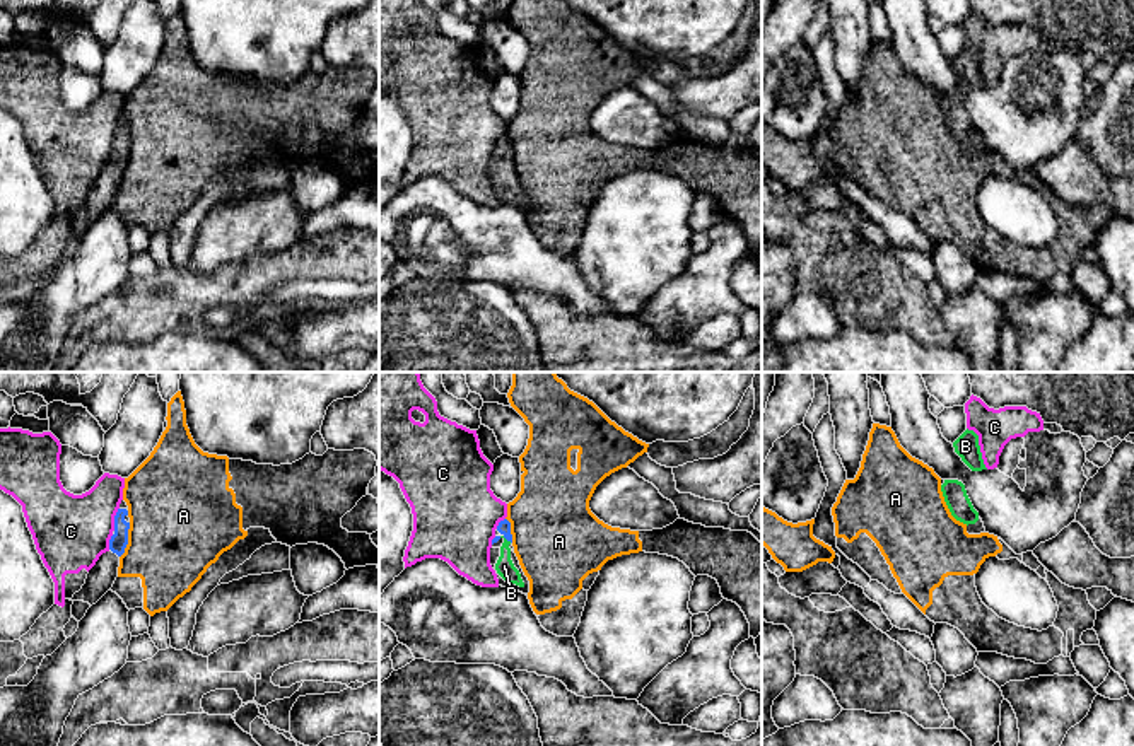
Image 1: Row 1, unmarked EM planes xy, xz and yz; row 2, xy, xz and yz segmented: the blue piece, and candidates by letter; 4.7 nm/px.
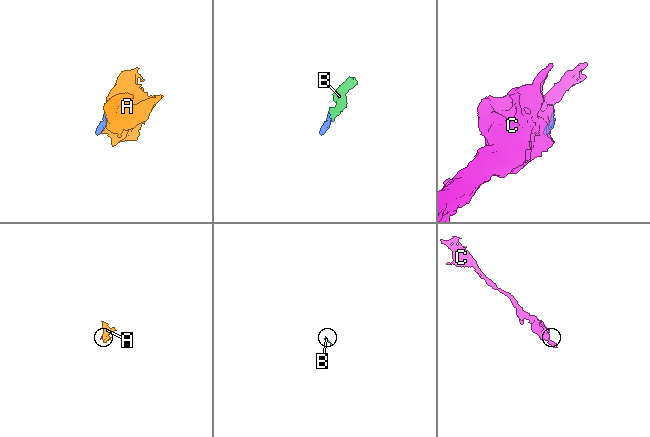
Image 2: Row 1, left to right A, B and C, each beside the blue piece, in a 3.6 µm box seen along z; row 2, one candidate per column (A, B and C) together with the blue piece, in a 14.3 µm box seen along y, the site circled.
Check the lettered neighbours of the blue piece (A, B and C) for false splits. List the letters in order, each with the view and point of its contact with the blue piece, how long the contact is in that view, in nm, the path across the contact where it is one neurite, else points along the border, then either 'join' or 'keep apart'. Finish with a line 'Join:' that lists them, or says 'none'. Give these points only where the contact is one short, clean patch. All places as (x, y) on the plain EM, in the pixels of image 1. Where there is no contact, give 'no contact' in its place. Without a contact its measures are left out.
A: contact xy (127, 157); length 180 nm; border xy (130, 140), (127, 164), (120, 174); keep apart
B: contact xz (506, 156); length 70 nm; way xz (504, 144), (506, 156), (504, 183); join
C: contact xy (115, 137); length 110 nm; border xy (118, 125), (113, 135), (113, 147); keep apart
Join: B

